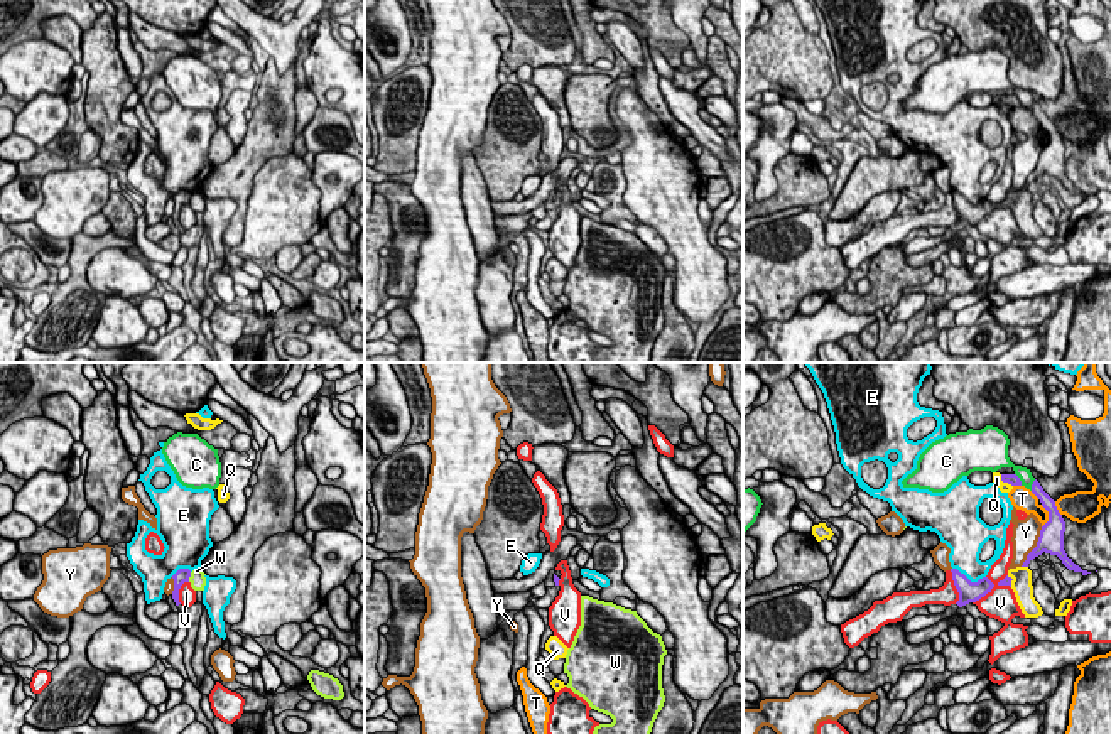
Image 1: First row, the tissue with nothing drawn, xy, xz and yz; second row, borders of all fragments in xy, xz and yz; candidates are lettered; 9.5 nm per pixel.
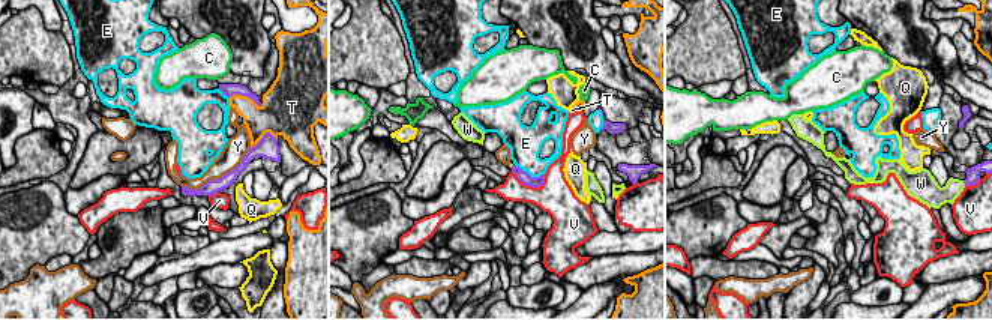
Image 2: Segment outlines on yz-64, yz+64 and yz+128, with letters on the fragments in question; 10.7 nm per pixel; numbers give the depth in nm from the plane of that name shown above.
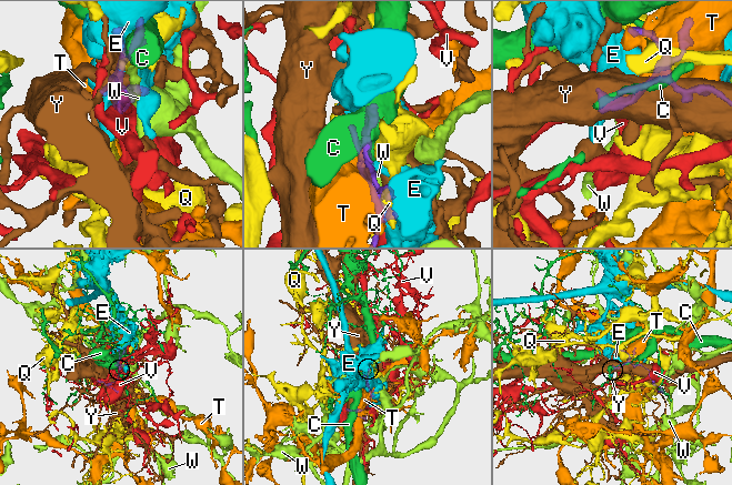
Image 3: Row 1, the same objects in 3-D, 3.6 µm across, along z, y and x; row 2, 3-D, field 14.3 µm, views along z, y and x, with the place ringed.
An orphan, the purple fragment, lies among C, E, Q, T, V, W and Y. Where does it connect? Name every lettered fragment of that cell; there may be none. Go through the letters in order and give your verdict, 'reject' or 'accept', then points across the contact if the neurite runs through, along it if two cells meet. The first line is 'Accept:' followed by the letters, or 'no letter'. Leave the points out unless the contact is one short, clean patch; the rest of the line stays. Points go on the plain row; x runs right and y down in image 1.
Accept: no letter
C: reject; border yz (1015, 95), (1022, 107)
E: reject
Q: reject
T: reject
V: reject
W: reject
Y: reject

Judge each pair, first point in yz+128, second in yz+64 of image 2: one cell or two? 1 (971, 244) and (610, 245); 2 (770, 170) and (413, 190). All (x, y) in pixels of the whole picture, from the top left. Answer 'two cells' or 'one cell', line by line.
1: one cell
2: one cell

